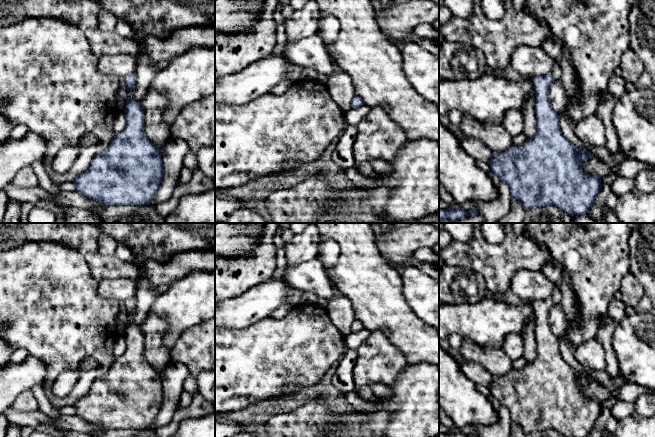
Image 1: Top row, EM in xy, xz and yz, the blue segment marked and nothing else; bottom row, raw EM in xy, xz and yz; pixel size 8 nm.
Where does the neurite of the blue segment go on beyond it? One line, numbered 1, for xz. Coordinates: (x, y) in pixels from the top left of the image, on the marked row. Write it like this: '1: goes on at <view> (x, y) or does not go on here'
1: does not go on here

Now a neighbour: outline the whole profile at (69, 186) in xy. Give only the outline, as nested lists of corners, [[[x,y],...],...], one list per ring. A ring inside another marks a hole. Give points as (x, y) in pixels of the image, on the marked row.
[[[66,181],[61,183],[55,183],[61,191],[76,192],[76,185],[74,182]]]

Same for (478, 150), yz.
[[[464,138],[462,142],[462,147],[466,153],[476,160],[490,165],[493,152],[483,142],[476,138]]]

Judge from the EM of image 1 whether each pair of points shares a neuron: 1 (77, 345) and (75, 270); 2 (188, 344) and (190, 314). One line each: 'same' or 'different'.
1: same
2: different

